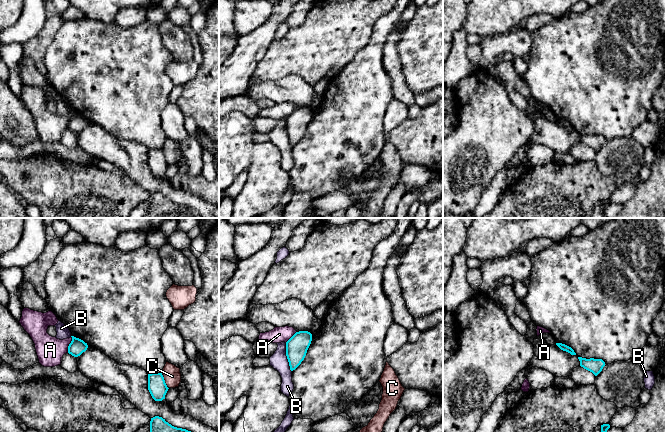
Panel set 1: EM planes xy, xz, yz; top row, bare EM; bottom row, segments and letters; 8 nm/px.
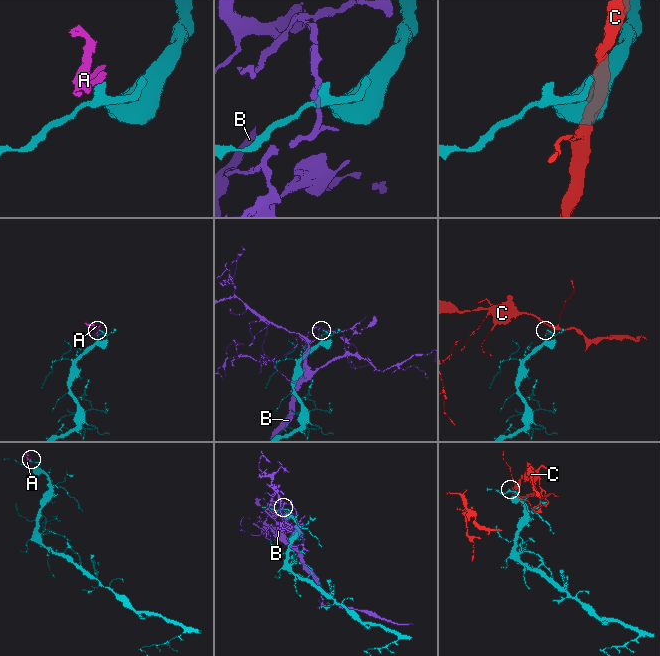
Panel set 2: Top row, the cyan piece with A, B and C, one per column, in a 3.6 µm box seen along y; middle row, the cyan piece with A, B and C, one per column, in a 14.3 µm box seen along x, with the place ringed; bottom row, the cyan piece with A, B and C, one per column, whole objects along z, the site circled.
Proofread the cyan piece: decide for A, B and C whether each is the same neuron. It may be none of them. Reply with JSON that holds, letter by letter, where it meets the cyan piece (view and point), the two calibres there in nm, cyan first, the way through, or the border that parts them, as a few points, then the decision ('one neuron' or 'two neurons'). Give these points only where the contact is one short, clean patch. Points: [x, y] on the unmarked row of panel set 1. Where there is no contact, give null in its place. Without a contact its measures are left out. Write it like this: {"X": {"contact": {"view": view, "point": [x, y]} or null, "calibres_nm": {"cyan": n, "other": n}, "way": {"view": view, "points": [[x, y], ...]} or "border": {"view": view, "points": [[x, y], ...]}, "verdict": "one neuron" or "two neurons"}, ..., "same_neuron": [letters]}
{"A": {"contact": {"view": "xy", "point": [69, 120]}, "calibres_nm": {"cyan": 130, "other": 220}, "border": {"view": "xy", "points": [[71, 112], [67, 128]]}, "verdict": "two neurons"}, "B": {"contact": {"view": "xz", "point": [287, 133]}, "calibres_nm": {"cyan": 180, "other": 140}, "border": {"view": "xz", "points": [[285, 119], [285, 131], [291, 147]]}, "verdict": "two neurons"}, "C": {"contact": {"view": "xy", "point": [164, 157]}, "calibres_nm": {"cyan": 150, "other": 140}, "border": {"view": "xy", "points": [[161, 149], [168, 164]]}, "verdict": "two neurons"}, "same_neuron": []}

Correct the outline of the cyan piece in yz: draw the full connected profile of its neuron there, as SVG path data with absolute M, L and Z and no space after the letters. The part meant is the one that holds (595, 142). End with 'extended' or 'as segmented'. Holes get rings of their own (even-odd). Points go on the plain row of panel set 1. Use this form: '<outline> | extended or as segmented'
M578 133L578 135L580 137L580 142L592 148L595 152L597 152L605 142L605 138L602 135L586 135L582 133Z | as segmented

